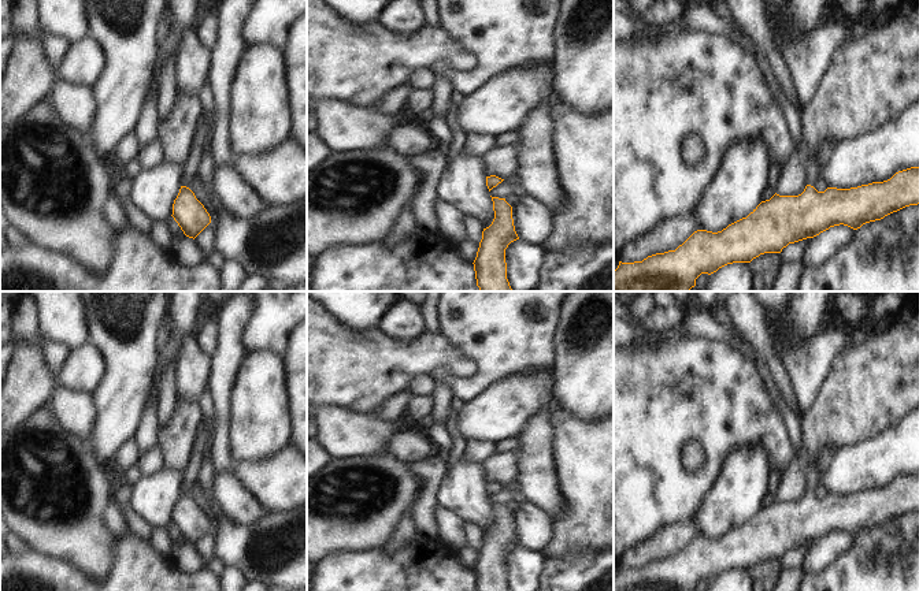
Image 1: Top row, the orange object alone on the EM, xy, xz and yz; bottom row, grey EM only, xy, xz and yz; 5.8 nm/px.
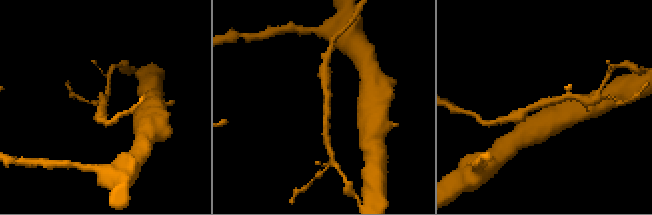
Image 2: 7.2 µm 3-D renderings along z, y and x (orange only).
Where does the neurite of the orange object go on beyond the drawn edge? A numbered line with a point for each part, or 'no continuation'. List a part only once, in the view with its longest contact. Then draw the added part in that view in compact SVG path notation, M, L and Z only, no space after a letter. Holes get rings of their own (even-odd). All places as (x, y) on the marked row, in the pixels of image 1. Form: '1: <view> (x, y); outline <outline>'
1: xy (189, 171); outline M201 112L197 116L194 134L192 137L192 145L189 148L189 157L182 167L181 175L181 186L186 186L190 189L193 179L197 176L197 166L200 163L200 157L203 155L203 144L210 134L210 120Z

